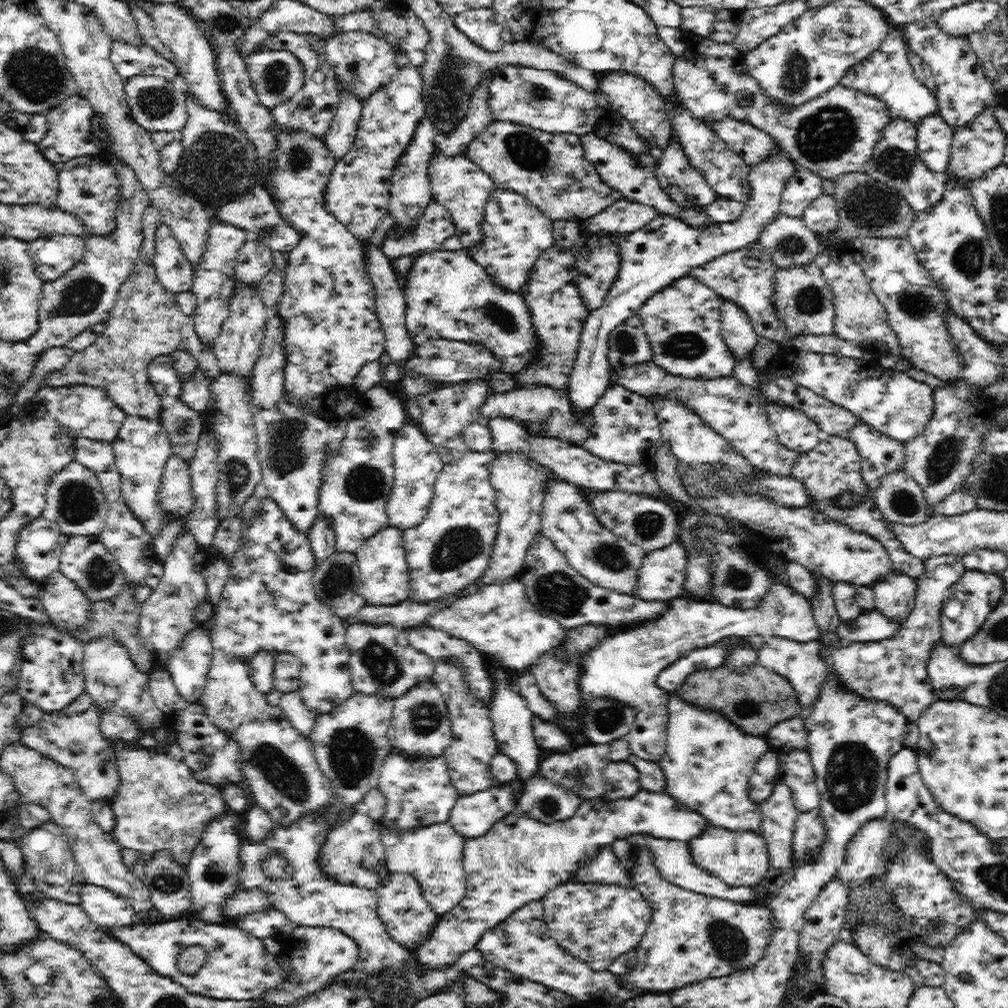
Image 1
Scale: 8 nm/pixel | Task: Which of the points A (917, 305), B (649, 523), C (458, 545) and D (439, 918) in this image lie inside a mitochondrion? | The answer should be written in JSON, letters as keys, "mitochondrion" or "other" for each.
{"A":"mitochondrion","B":"mitochondrion","C":"mitochondrion","D":"other"}

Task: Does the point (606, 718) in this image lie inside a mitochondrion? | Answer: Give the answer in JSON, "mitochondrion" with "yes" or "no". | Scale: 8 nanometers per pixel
{"mitochondrion":"yes"}

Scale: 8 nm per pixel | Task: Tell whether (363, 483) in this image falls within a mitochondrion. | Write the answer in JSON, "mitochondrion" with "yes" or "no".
{"mitochondrion":"yes"}

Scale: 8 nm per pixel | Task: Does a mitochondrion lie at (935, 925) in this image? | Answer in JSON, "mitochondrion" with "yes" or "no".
{"mitochondrion":"no"}

